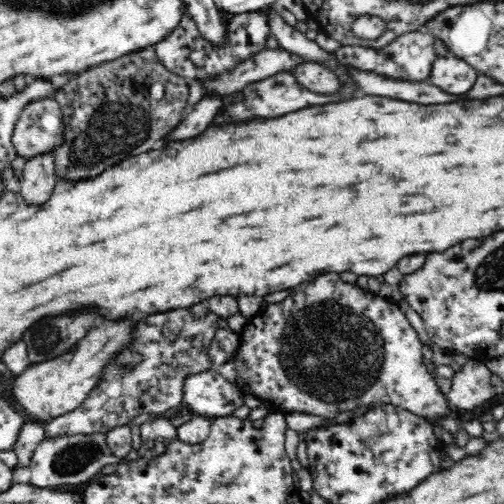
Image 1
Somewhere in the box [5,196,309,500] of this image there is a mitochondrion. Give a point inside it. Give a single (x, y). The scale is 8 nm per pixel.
(75, 456)

